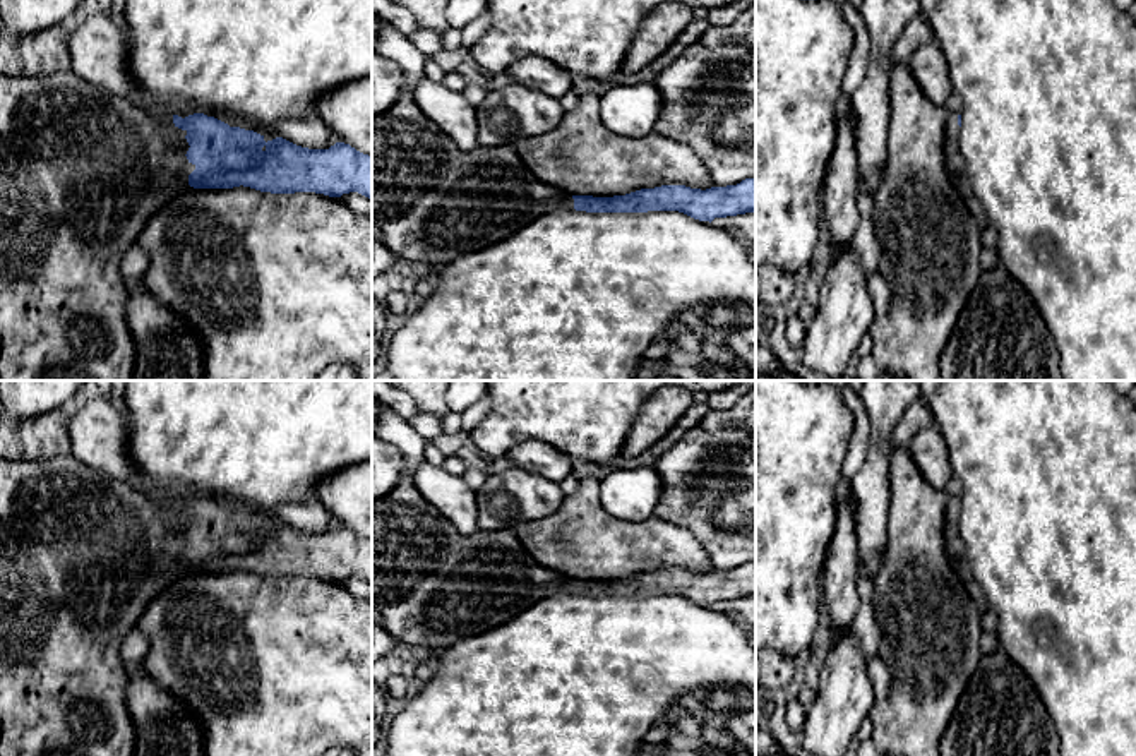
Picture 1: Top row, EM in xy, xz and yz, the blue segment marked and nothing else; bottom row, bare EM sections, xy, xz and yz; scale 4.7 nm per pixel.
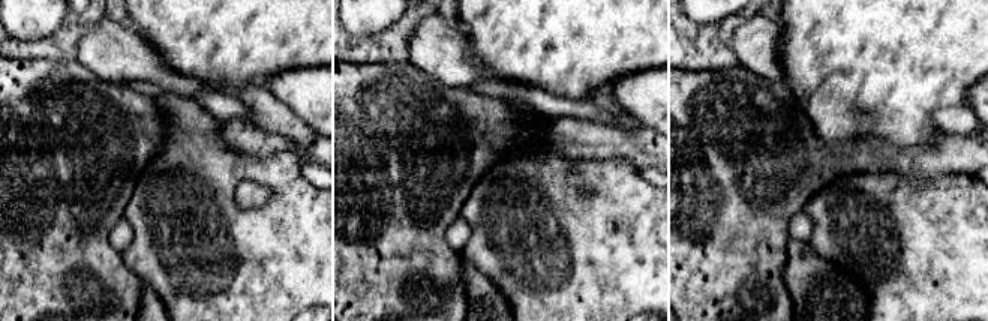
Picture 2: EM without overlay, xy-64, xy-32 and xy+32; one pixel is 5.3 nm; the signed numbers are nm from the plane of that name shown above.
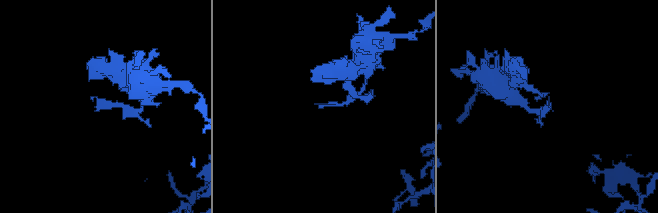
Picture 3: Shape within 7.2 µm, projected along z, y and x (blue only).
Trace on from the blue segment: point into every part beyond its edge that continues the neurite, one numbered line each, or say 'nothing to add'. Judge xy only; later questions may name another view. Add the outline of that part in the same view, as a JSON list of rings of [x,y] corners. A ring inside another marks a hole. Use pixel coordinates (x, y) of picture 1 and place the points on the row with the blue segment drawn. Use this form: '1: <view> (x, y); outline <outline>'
1: xy (83, 170); outline [[[72,70],[39,77],[9,77],[0,74],[0,381],[132,381],[137,362],[137,343],[125,322],[129,290],[120,273],[120,262],[125,252],[137,242],[149,218],[166,206],[170,199],[190,187],[188,175],[195,170],[195,165],[185,156],[188,147],[188,144],[173,147],[168,139],[159,134],[158,117],[146,110],[142,103],[99,89],[75,75]]]

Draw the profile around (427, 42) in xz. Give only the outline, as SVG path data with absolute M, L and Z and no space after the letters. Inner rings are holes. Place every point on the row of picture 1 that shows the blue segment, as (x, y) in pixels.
M418 27L411 36L410 41L427 57L433 57L444 50L442 36L435 31L428 31Z

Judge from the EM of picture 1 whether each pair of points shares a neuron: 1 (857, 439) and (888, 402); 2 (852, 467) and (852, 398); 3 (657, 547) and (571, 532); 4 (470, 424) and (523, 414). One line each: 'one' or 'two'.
1: two
2: one
3: one
4: two

